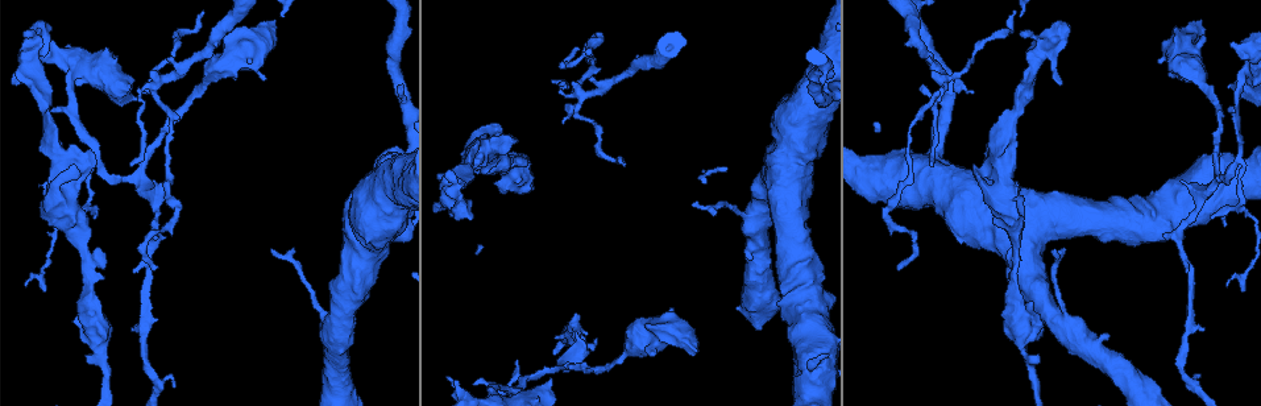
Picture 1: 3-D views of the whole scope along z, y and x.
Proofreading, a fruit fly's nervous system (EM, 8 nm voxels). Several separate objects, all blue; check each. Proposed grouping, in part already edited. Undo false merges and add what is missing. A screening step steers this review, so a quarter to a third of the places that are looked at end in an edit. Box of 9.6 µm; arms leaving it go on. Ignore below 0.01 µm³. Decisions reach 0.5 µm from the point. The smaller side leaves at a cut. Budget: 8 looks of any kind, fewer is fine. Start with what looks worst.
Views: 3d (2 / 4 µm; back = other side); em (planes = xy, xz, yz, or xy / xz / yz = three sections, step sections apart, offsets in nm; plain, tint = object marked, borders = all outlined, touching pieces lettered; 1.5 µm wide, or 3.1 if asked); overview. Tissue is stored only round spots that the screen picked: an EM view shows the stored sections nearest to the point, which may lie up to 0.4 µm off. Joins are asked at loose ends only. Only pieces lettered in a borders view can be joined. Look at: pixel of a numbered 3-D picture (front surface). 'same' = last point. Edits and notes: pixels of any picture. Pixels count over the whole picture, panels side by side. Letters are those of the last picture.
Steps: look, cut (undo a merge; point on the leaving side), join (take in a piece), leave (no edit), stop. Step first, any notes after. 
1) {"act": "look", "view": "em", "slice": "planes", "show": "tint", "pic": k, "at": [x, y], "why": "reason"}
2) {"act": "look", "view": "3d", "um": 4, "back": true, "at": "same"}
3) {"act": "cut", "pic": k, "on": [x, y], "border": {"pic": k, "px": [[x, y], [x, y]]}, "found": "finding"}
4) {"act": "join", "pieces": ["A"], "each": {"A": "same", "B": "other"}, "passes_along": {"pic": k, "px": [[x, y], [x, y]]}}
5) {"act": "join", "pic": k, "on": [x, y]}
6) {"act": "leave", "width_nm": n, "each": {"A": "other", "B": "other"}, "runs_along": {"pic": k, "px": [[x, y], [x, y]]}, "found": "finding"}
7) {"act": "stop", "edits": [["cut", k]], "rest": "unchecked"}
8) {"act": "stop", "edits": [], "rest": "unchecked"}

{"act": "look", "view": "3d", "um": 4, "pic": 1, "at": [1231, 43], "why": "an open end"}

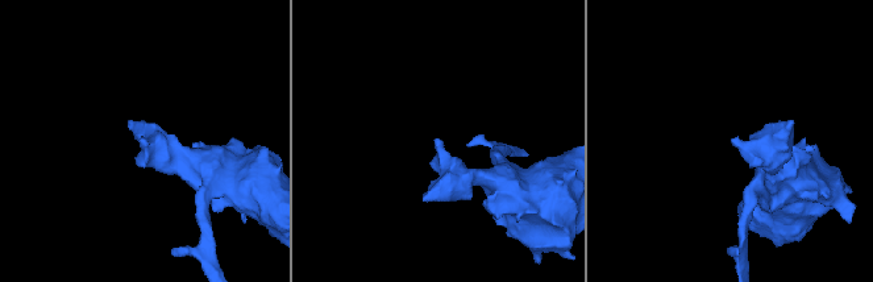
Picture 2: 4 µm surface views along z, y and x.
{"act": "look", "view": "em", "slice": "planes", "show": "borders", "pic": 2, "at": [732, 141]}

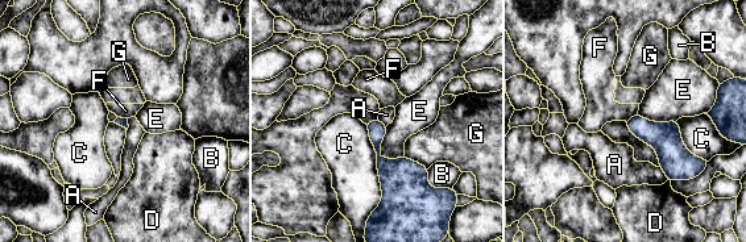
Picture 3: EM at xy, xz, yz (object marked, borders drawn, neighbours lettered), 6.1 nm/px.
{"act": "leave", "longest_contact_nm": ["C", 550], "each": {"A": "other", "B": "other", "C": "other", "D": "other", "E": "other", "F": "other", "G": "other"}, "border": {"pic": 3, "px": [[659, 166], [667, 179]]}, "found": "none of them fits"}

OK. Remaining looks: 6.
{"act": "look", "view": "3d", "um": 2, "pic": 1, "at": [473, 217], "why": "an open end"}

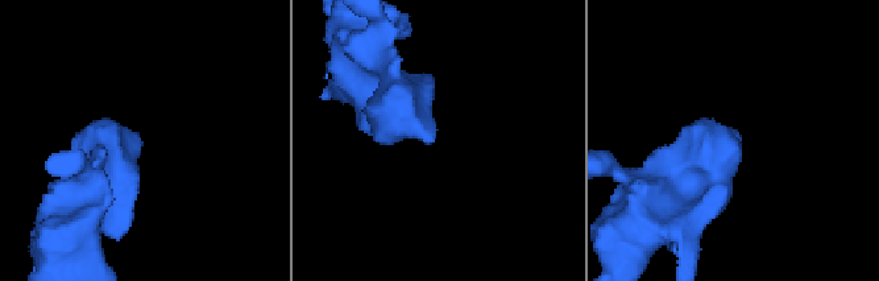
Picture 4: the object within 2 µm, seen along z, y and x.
{"act": "look", "view": "em", "slice": "planes", "show": "borders", "pic": 4, "at": [139, 134], "why": "shape alone is not enough"}

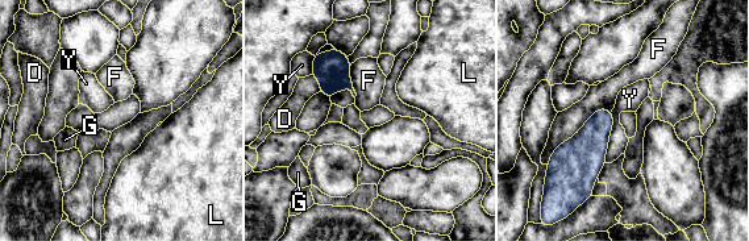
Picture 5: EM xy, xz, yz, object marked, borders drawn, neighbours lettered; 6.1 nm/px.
{"act": "leave", "longest_contact_nm": ["F", 500], "each": {"D": "other", "F": "other", "G": "other", "L": "other", "Y": "other"}, "border": {"pic": 5, "px": [[611, 109], [599, 108], [546, 163]]}, "found": "no lettered piece goes on from it"}

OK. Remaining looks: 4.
{"act": "look", "view": "3d", "um": 4, "pic": 1, "at": [86, 256], "why": "sudden change in width"}

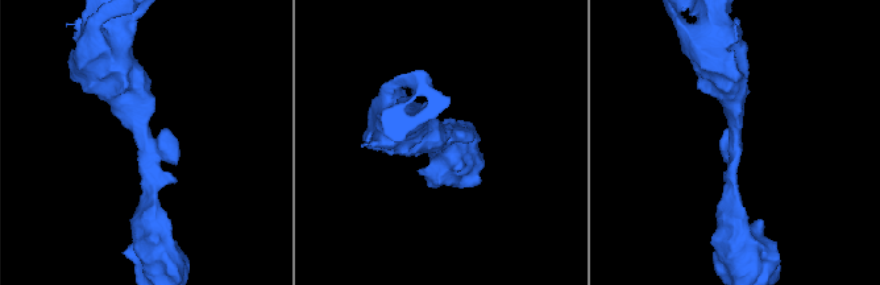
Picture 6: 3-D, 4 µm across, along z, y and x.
{"act": "look", "view": "em", "slice": "planes", "show": "borders", "pic": 6, "at": [736, 137], "why": "need the tissue"}

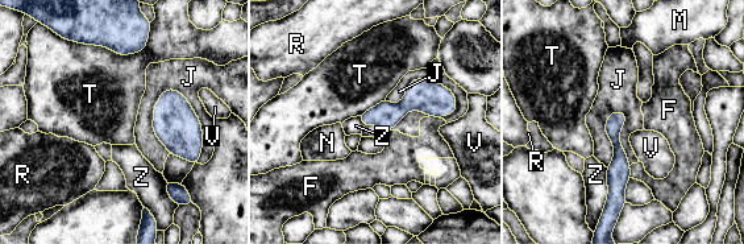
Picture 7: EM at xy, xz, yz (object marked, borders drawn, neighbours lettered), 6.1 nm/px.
{"act": "leave", "each": {"F": "other", "J": "other", "M": "other", "N": "other", "R": "other", "T": "other", "V": "other", "Z": "other"}, "border": {"pic": 7, "px": [[152, 24], [129, 54], [67, 38]]}, "found": "all the same cell"}

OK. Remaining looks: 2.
{"act": "stop", "edits": [], "rest": "unchecked"}

